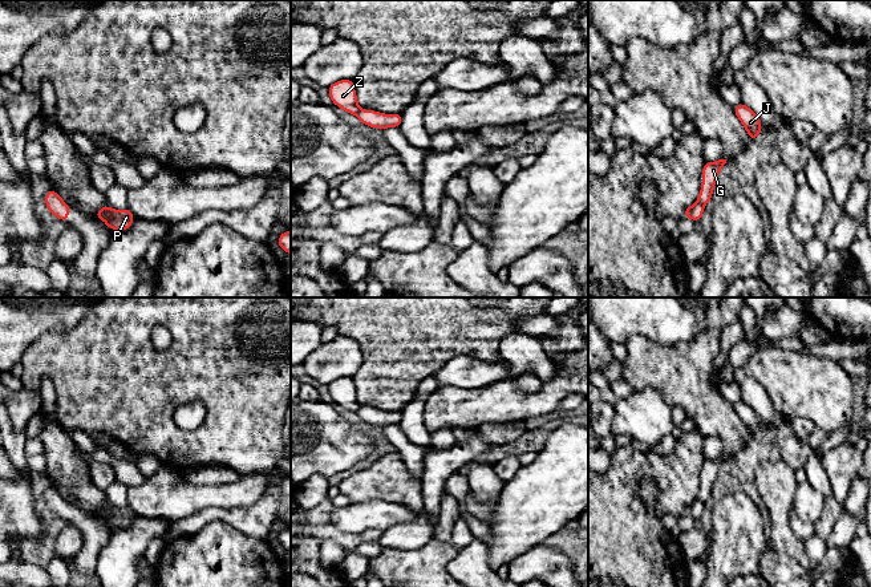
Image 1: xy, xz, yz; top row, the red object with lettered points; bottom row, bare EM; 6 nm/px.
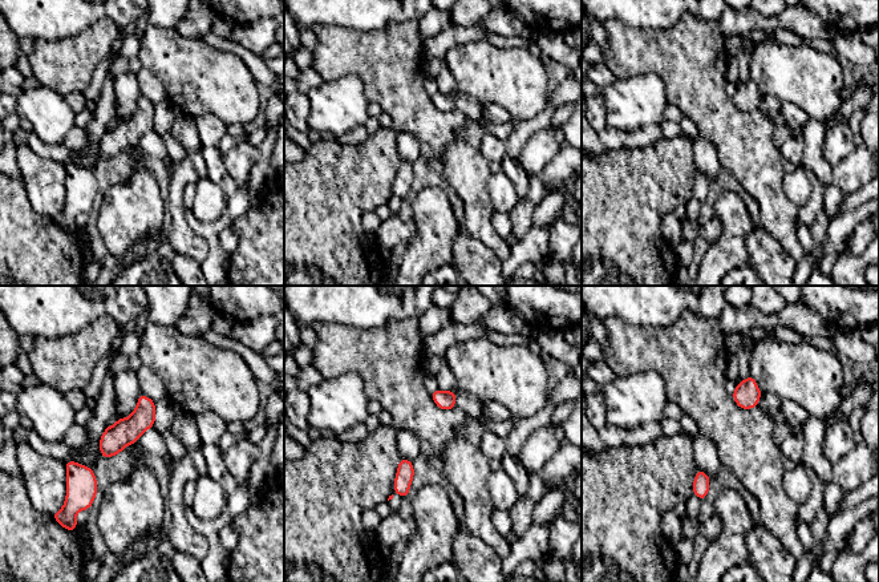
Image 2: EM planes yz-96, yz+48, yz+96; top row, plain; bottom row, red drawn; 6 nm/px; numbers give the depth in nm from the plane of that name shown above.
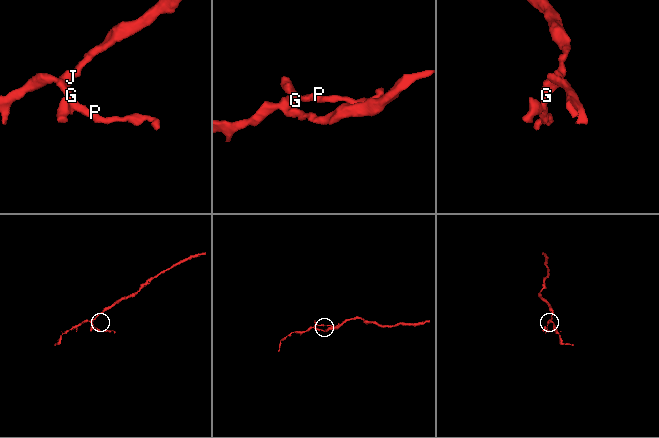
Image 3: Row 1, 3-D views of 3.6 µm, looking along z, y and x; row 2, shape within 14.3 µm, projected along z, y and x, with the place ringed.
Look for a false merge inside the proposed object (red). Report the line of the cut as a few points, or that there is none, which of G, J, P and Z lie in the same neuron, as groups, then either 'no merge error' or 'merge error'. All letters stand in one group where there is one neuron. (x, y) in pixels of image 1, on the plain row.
cut yz (697, 498), (703, 503); groups G J P / Z; merge error

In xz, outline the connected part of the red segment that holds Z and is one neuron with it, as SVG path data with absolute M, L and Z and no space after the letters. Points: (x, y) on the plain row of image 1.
M340 377L328 385L333 401L349 412L357 412L361 406L357 401L355 381L352 377Z

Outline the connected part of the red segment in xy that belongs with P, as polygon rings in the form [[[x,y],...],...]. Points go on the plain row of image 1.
[[[108,502],[98,507],[94,514],[102,517],[110,527],[129,527],[134,518],[134,511],[129,506],[118,509]]]

